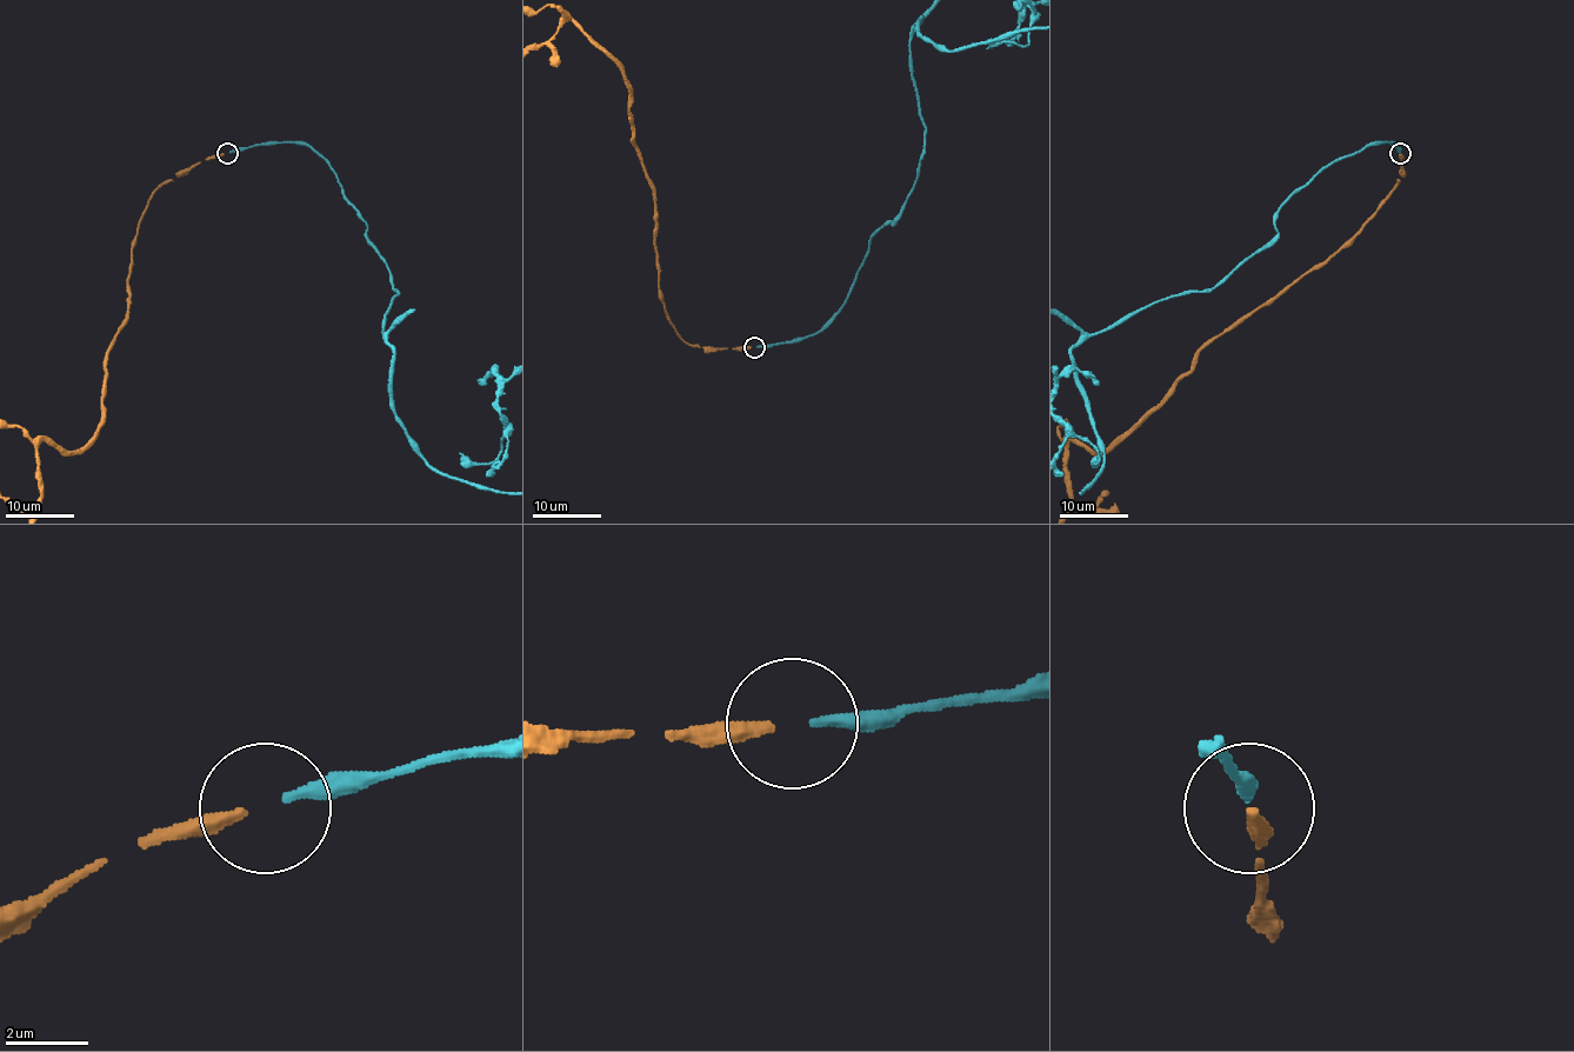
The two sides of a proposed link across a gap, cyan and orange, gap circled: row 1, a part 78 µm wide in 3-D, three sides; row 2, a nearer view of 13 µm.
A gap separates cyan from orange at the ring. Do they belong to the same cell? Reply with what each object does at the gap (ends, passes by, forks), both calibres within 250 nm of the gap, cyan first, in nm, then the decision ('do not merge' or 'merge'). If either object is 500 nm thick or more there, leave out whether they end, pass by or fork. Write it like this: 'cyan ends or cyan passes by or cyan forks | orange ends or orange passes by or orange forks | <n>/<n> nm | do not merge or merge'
cyan ends | orange ends | 260/300 nm | merge

